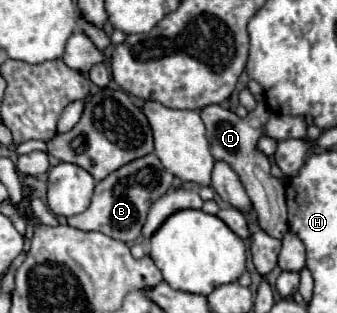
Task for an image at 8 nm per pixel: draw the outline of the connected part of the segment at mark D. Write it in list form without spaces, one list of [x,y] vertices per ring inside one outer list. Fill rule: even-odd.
[[[260,101],[254,111],[248,111],[246,117],[238,117],[234,111],[224,109],[220,105],[208,105],[202,109],[202,121],[206,125],[206,139],[210,143],[212,157],[218,161],[226,161],[240,177],[242,185],[246,187],[246,193],[256,209],[258,223],[262,231],[266,231],[270,237],[282,239],[288,231],[286,221],[286,201],[284,201],[284,181],[270,175],[270,161],[264,153],[258,151],[258,139],[262,137],[264,123],[270,117],[270,109],[266,101]]]

